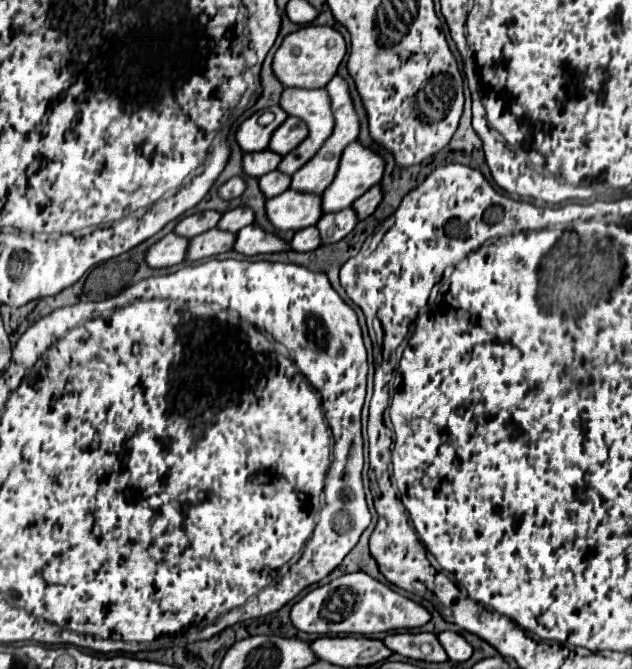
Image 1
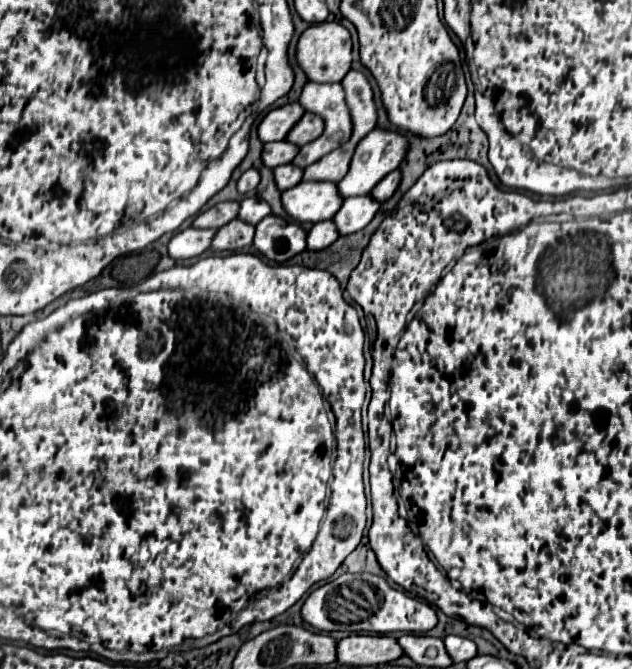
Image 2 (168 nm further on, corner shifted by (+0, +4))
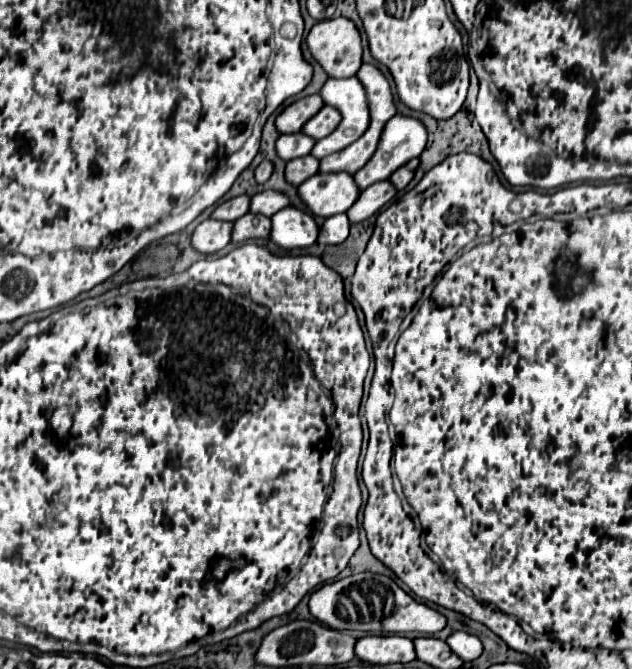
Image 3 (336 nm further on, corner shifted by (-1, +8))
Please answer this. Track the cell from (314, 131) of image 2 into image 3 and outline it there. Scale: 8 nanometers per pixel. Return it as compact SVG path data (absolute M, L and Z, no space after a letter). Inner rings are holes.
M323 106L323 108L315 114L315 118L311 118L311 120L301 128L301 132L307 134L307 136L311 136L311 138L315 138L315 140L319 140L319 138L329 136L329 134L337 128L339 122L341 122L341 114L339 114L333 106Z

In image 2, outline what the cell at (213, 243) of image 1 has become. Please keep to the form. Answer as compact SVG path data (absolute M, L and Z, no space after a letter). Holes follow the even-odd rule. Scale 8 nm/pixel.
M232 220L230 224L222 226L214 238L214 244L212 248L214 250L230 250L230 252L236 252L236 250L242 250L242 248L248 248L254 240L254 226L248 224L248 222L242 222L242 220Z

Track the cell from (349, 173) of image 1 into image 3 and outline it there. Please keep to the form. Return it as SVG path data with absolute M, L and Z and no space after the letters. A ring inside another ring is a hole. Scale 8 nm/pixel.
M399 114L393 116L387 122L387 128L383 128L383 136L379 138L379 148L375 150L375 154L371 156L371 160L359 172L353 174L353 180L355 180L357 188L365 190L367 186L371 186L375 182L387 180L397 168L401 168L409 160L417 158L423 152L425 144L427 144L427 132L425 132L425 126L419 120L407 118L407 116L399 116Z

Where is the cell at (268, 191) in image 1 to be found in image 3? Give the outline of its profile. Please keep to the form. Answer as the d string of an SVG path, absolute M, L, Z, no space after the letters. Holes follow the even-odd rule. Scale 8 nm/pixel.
M313 156L295 158L295 160L289 160L285 166L285 180L293 186L299 186L301 182L317 174L317 170L319 170L319 160L315 160Z

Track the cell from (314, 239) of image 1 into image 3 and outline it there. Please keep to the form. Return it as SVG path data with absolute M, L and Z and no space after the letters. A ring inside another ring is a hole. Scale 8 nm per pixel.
M345 214L331 216L325 220L325 224L319 230L319 244L341 244L349 236L349 220Z

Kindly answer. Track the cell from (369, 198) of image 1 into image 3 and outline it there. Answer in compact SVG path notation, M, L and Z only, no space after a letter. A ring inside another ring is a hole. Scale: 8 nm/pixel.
M417 158L411 160L411 162L407 162L407 164L403 164L403 168L397 168L397 170L389 176L389 182L393 182L393 186L395 186L397 190L403 190L403 188L409 184L409 180L413 178L417 164L419 164Z

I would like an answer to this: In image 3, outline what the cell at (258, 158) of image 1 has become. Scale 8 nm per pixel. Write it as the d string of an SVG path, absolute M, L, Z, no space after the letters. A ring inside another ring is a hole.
M297 132L297 134L283 134L277 138L275 142L275 150L277 150L277 156L281 160L291 160L291 158L301 158L301 156L307 156L313 148L315 140Z

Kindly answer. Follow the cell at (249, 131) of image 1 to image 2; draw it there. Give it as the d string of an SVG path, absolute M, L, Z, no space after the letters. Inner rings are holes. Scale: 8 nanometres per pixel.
M298 102L280 106L272 112L268 112L268 116L262 120L262 124L258 126L258 136L262 142L274 142L274 140L286 140L290 128L294 128L294 124L304 116L304 108Z

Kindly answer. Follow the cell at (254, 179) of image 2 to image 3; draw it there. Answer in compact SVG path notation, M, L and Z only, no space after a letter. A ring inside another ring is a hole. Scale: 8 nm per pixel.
M263 160L263 162L255 168L255 180L257 180L259 184L263 184L263 182L271 176L271 172L273 172L273 164L271 164L269 160Z

